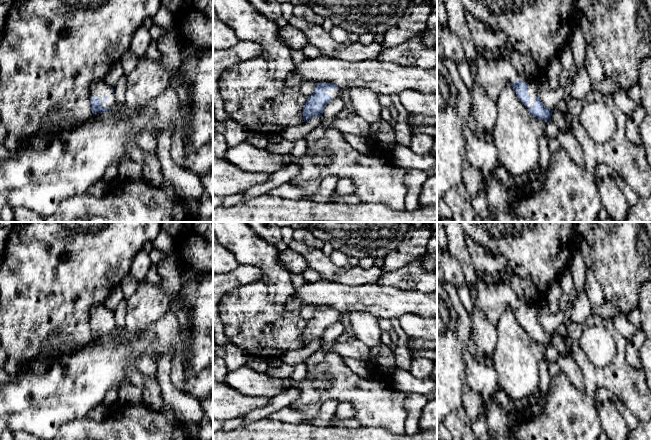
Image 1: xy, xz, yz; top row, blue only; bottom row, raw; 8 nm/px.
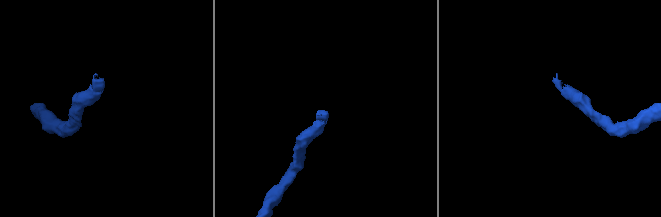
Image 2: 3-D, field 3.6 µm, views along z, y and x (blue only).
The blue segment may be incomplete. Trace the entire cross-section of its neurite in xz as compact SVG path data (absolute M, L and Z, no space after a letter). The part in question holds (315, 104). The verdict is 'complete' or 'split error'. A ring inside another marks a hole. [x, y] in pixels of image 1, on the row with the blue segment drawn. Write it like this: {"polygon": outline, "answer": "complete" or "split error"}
{"polygon": "M317 83L314 93L307 99L303 108L304 122L313 117L322 117L325 106L338 97L340 89L335 84Z", "answer": "split error"}

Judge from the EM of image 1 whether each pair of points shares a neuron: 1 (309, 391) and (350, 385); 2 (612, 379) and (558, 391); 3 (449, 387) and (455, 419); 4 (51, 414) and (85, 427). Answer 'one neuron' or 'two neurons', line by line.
1: one neuron
2: one neuron
3: two neurons
4: two neurons

